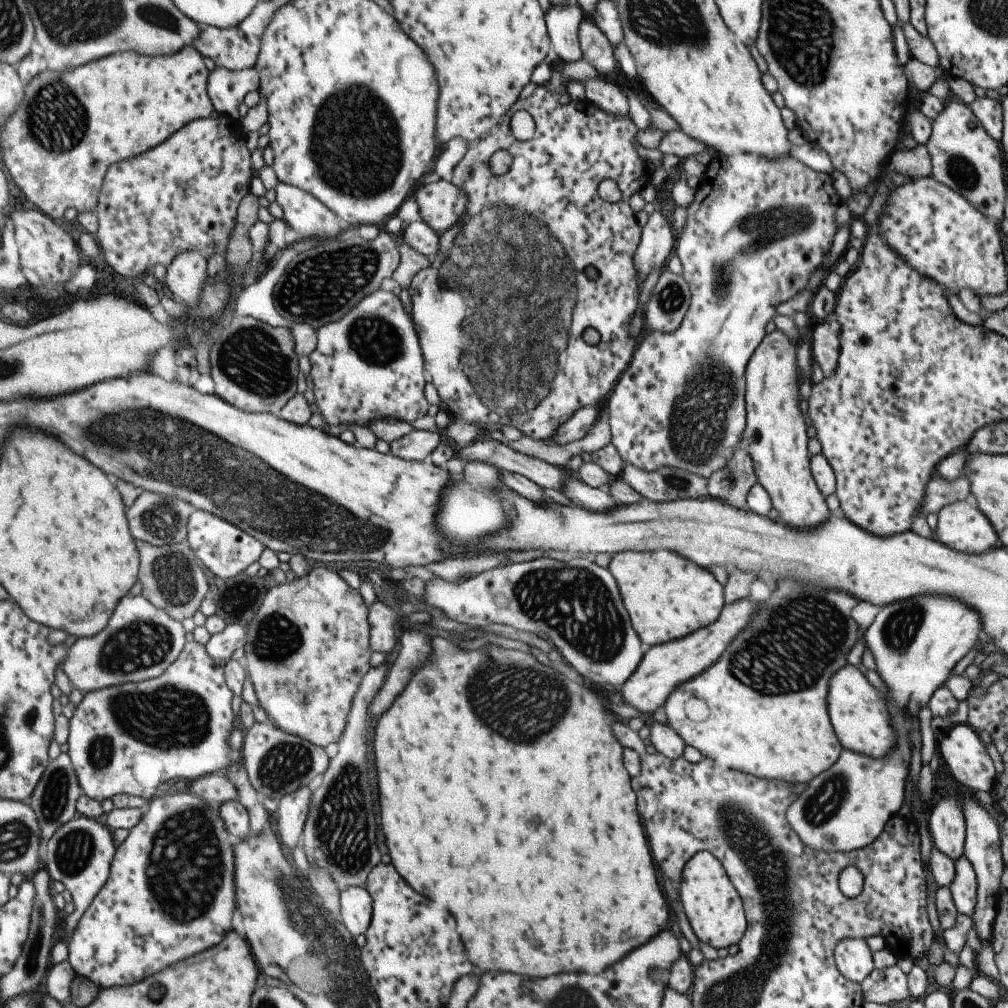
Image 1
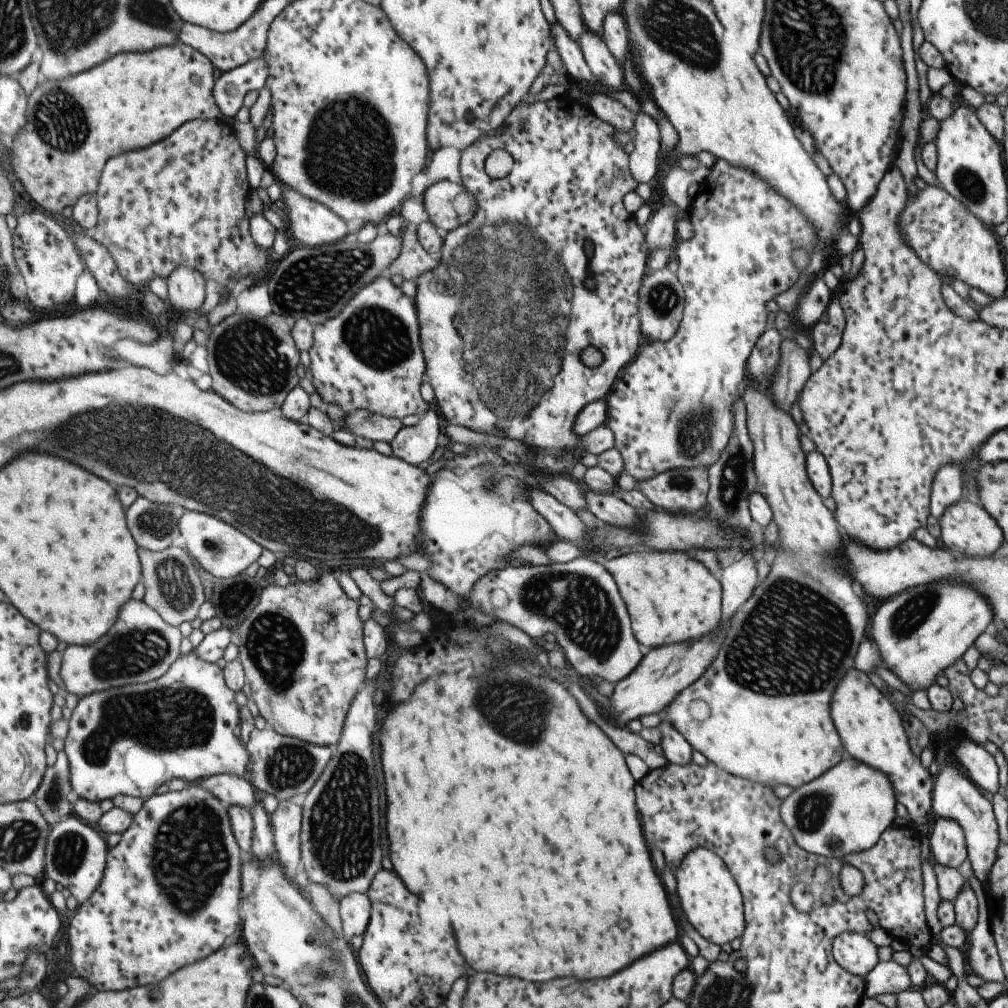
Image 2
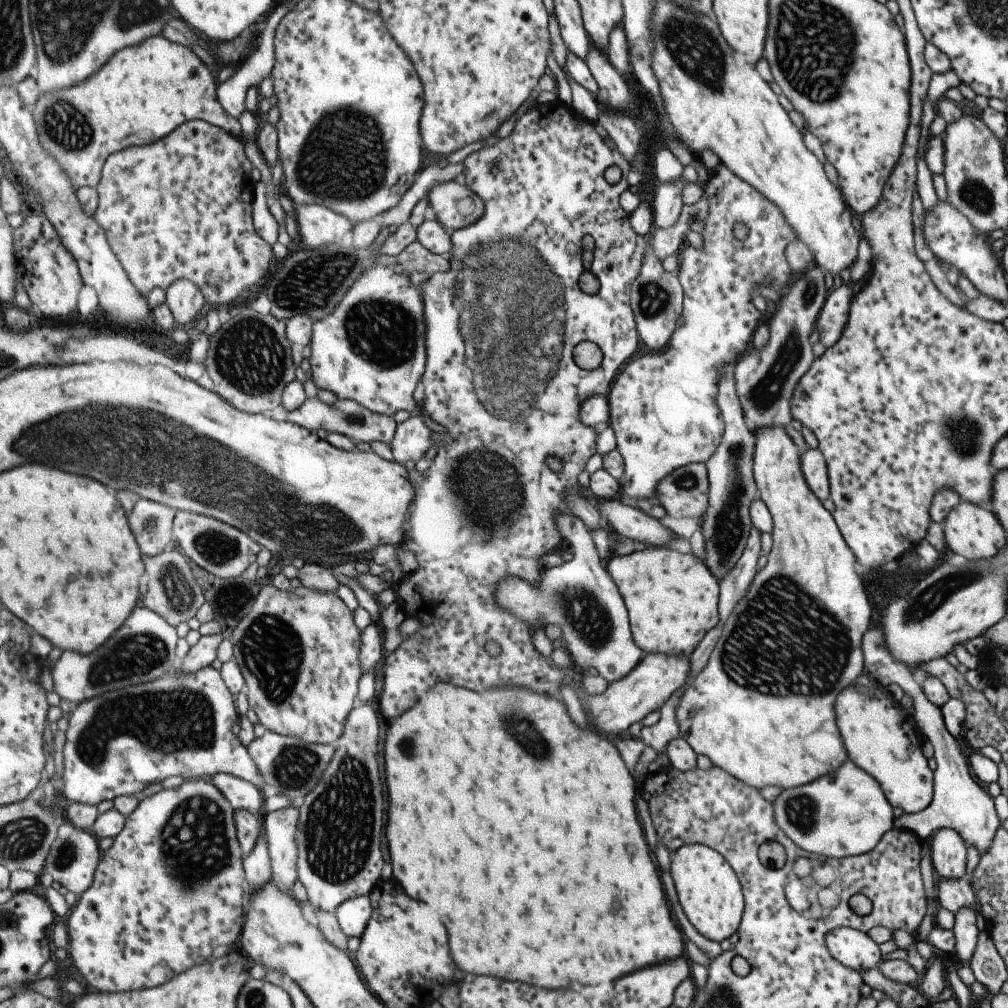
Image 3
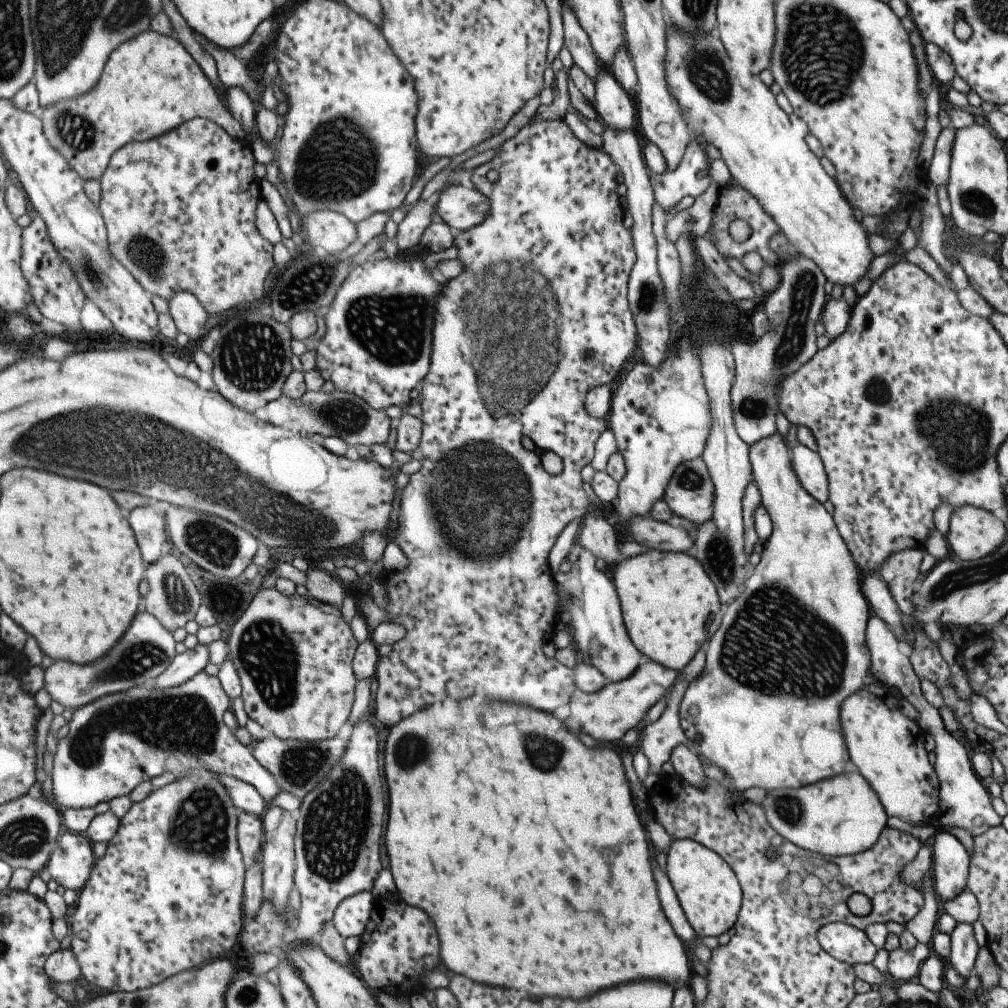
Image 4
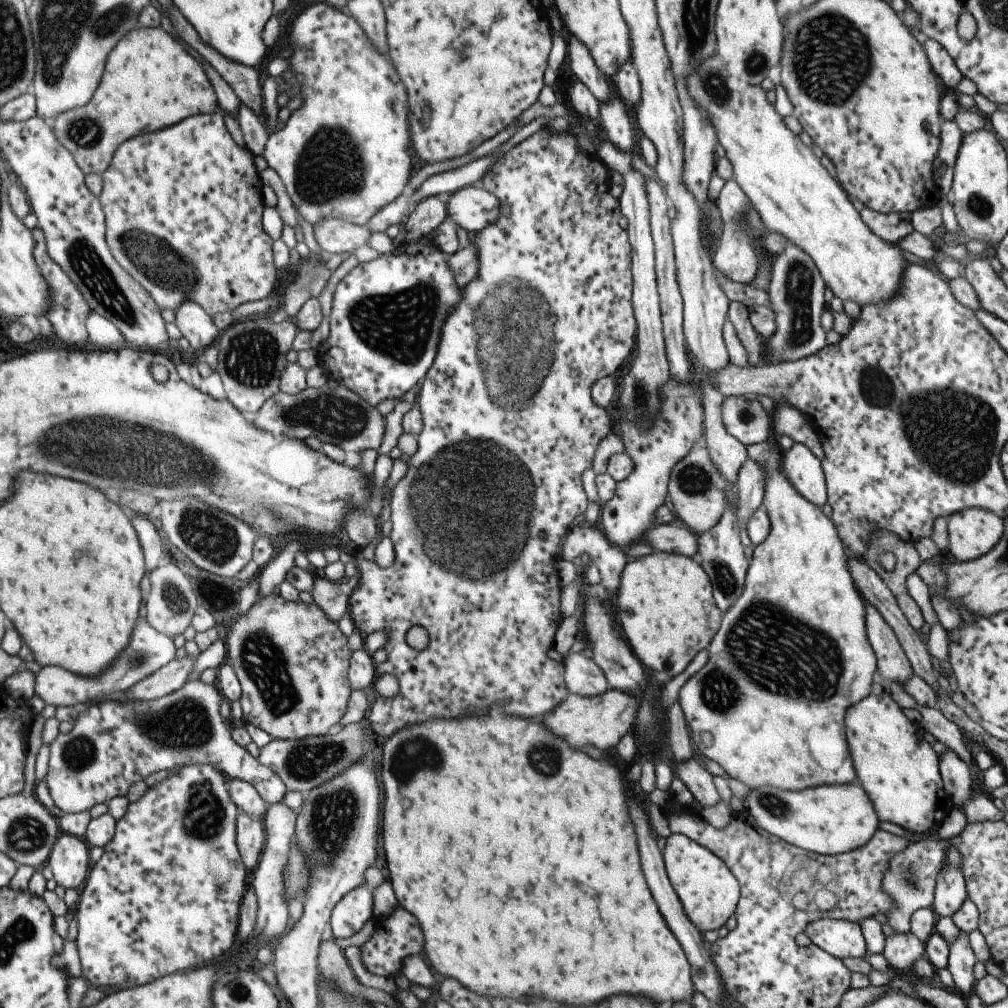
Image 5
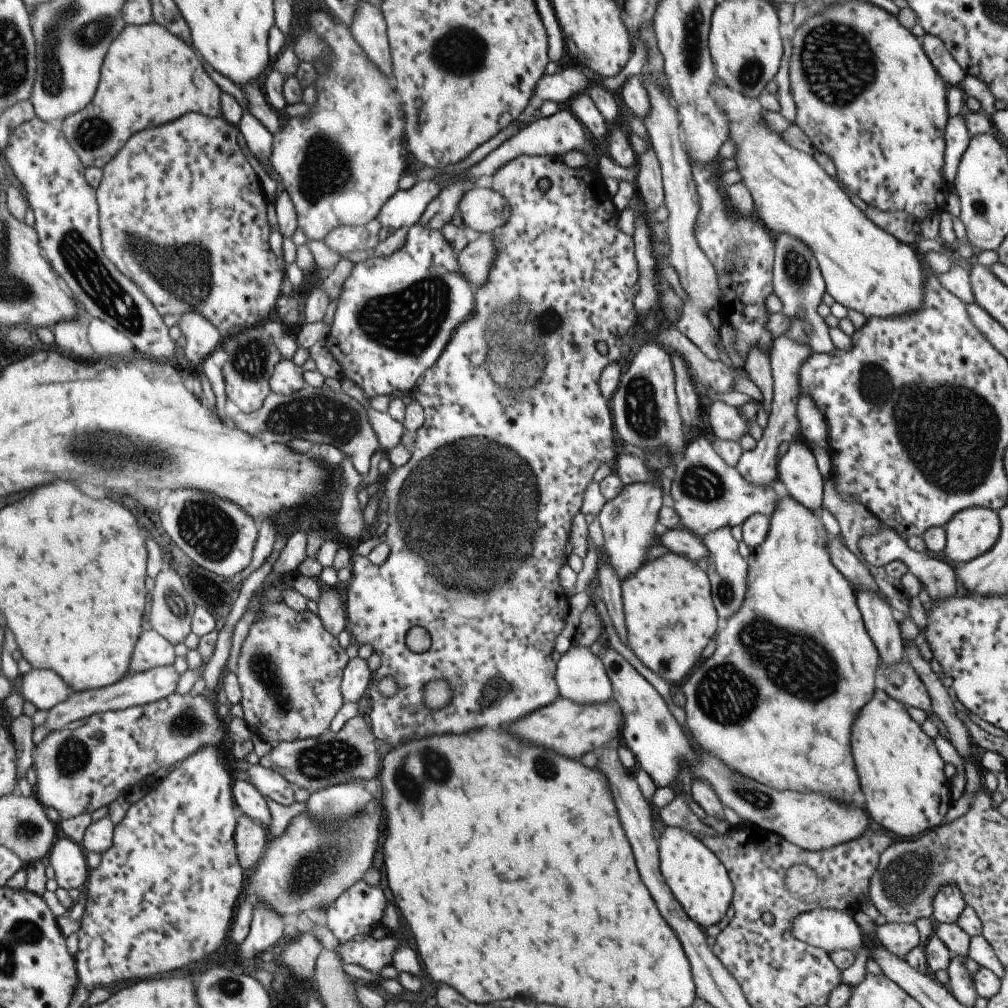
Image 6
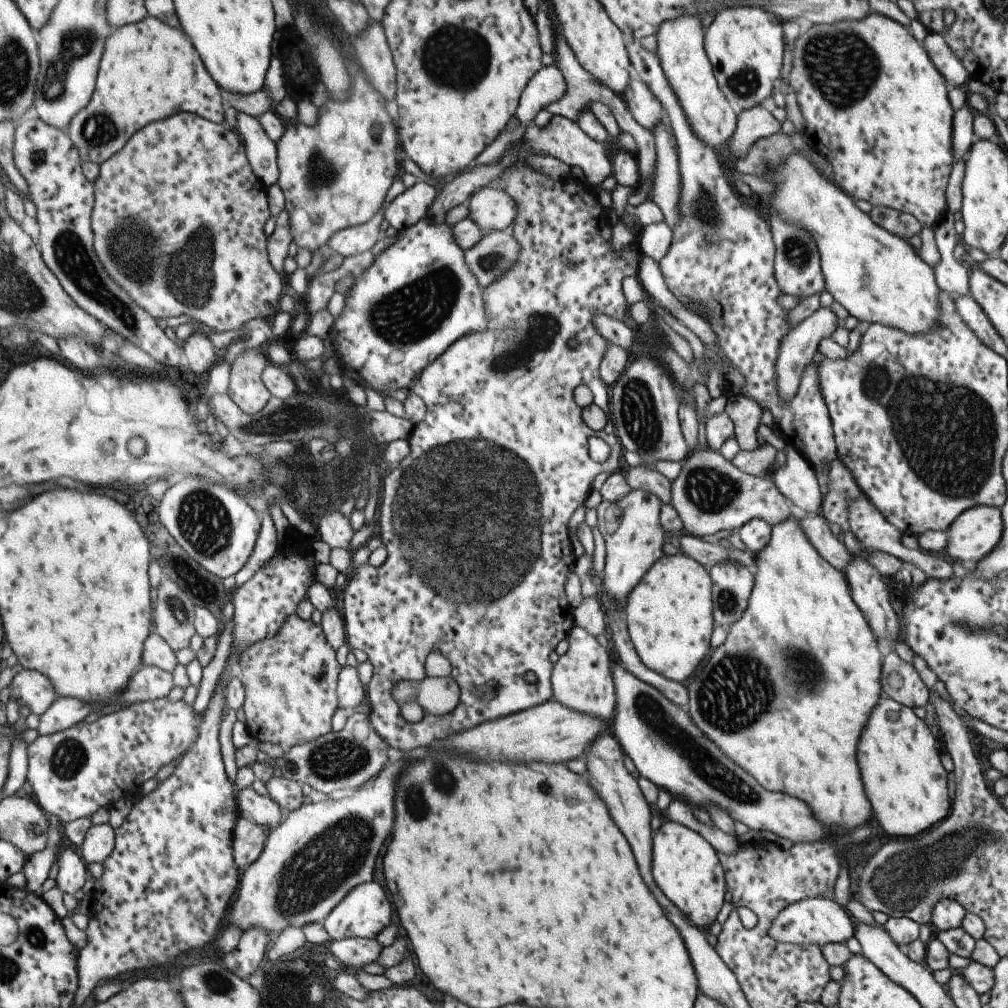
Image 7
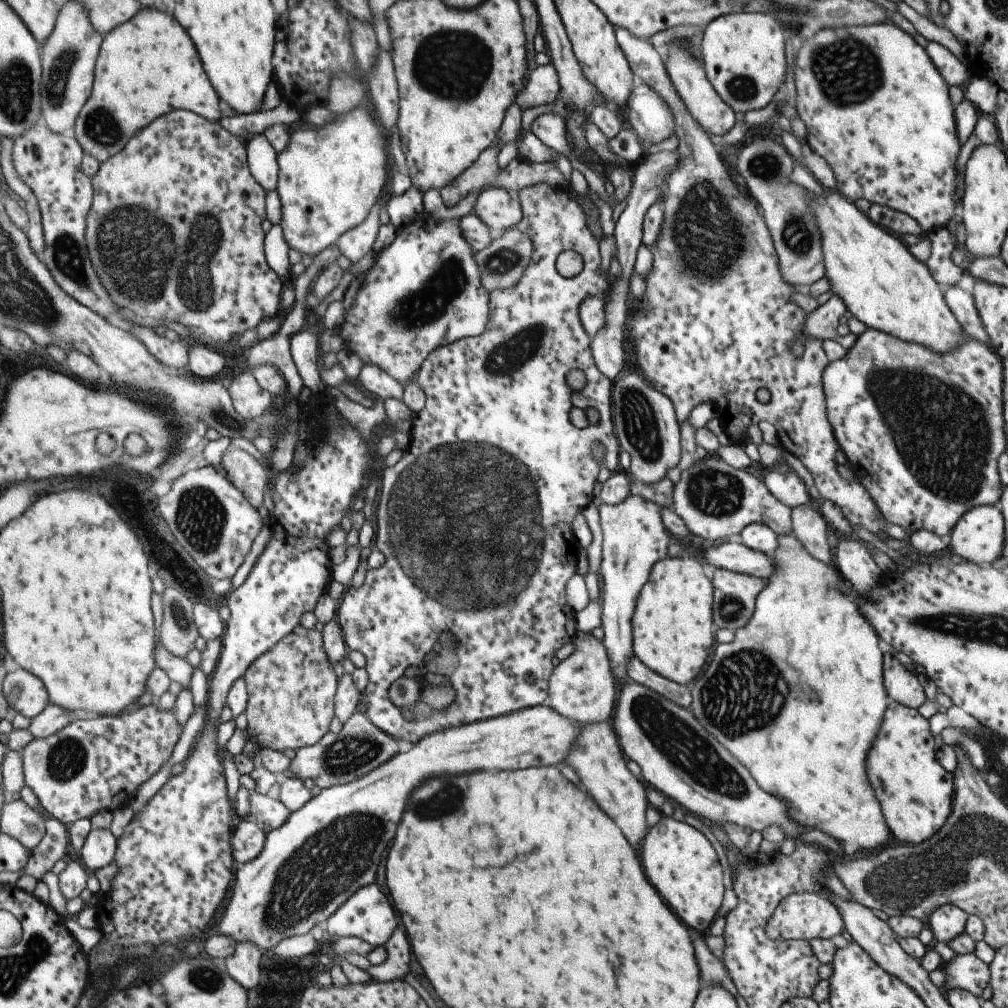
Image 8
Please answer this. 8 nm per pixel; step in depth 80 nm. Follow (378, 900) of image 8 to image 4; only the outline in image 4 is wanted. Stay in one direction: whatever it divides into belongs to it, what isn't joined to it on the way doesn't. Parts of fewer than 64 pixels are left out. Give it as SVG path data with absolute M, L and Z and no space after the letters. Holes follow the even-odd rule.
M361 891L344 898L335 907L331 922L344 939L359 936L365 930L366 922L371 918L374 899L369 891Z

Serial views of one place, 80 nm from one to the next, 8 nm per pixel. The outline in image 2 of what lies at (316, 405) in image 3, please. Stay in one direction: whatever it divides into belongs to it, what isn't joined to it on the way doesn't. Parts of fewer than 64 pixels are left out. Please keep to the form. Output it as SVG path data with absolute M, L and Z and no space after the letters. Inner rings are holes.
M363 409L349 412L349 414L343 412L342 422L343 426L338 427L339 429L344 429L361 438L372 441L382 440L387 443L393 440L395 434L399 432L399 428L403 426L395 417L376 415Z

